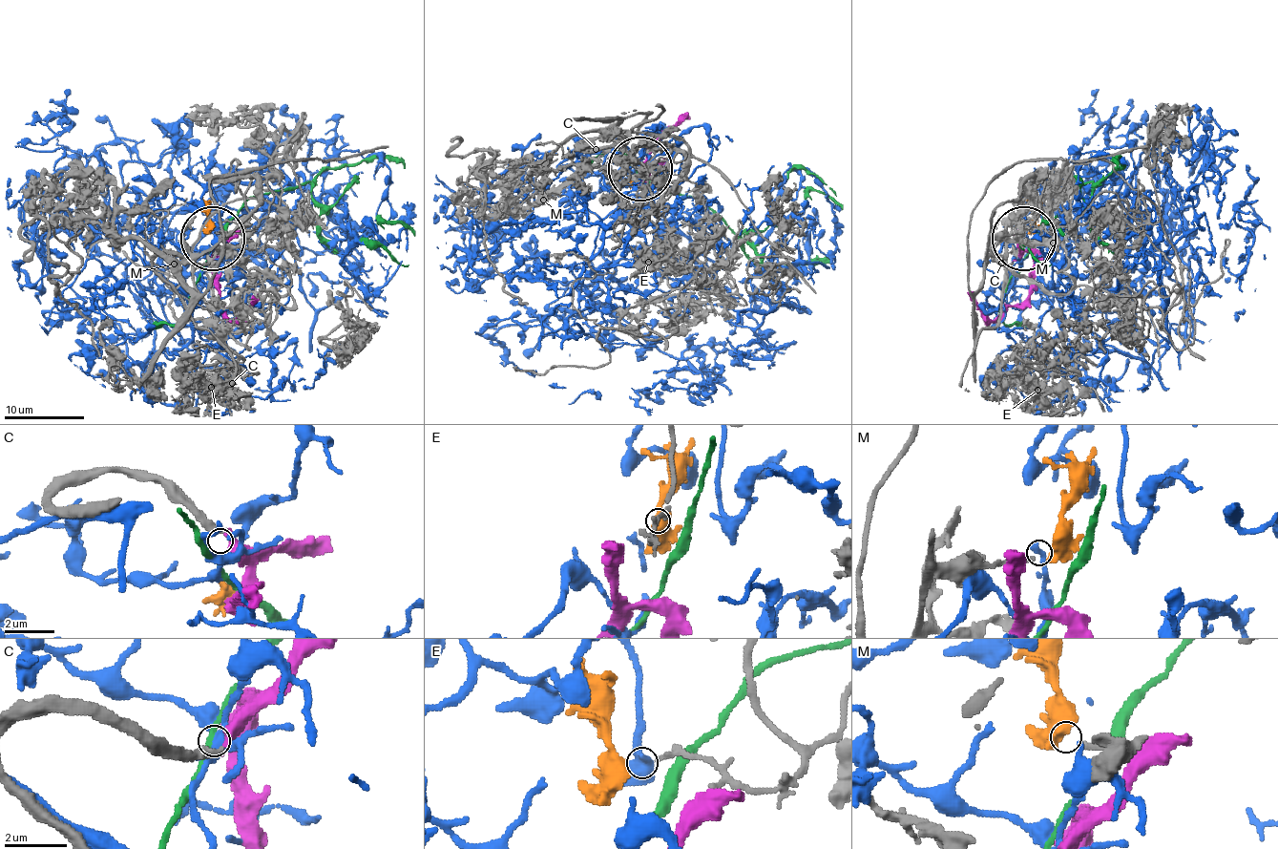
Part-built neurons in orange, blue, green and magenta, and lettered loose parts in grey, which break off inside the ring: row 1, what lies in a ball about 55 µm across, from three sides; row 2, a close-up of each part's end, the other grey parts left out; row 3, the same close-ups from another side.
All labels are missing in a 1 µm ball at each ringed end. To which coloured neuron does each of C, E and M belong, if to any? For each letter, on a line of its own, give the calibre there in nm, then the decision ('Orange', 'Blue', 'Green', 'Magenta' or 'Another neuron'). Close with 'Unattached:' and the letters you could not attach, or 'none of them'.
C: Thickness 360 nm. Magenta
E: Thickness 180 nm. Orange
M: Thickness 170 nm. Another neuron
Unattached: M

